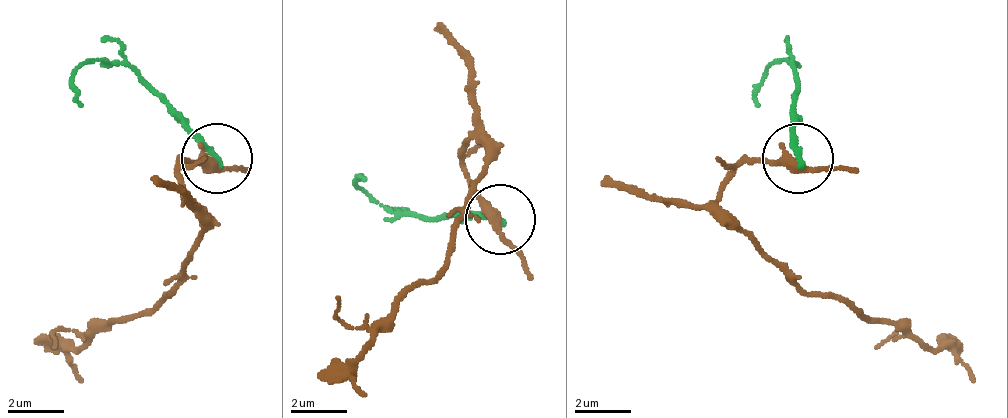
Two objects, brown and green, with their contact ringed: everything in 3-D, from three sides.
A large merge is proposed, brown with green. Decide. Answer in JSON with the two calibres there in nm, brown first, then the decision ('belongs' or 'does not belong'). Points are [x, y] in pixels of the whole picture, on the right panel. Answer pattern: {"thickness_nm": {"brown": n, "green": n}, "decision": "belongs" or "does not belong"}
{"thickness_nm": {"brown": 320, "green": 260}, "decision": "does not belong"}

